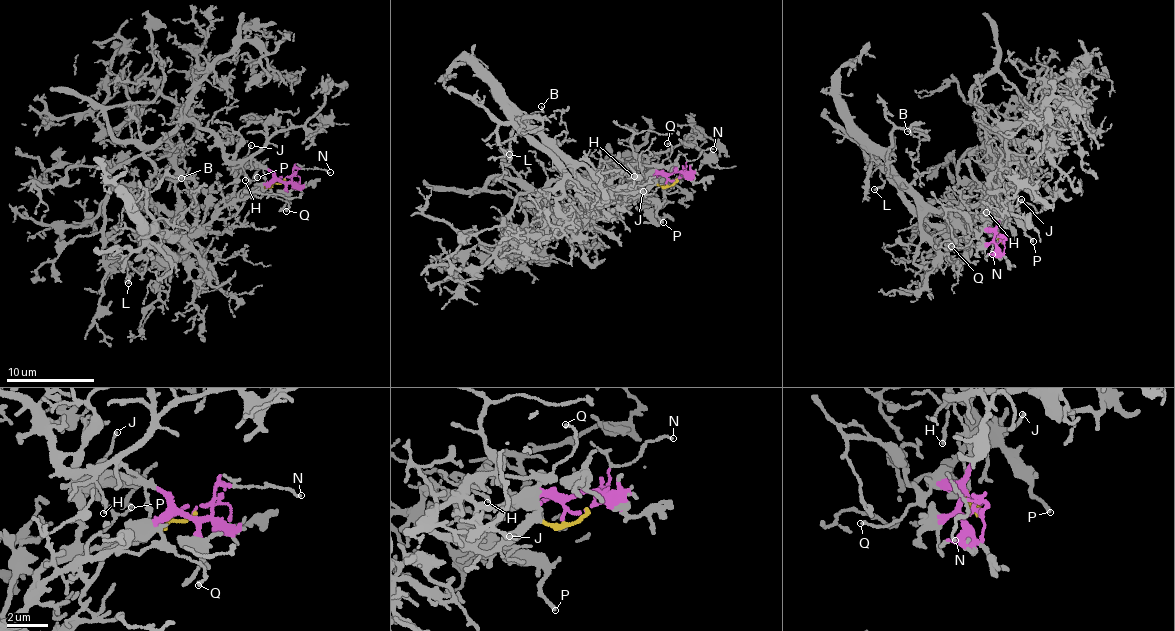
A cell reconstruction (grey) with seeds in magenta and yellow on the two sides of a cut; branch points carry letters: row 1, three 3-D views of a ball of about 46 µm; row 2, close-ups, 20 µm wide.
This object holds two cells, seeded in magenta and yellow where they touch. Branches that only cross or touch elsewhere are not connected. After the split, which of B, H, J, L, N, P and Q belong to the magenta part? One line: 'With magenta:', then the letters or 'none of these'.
With magenta: H, J, N, P

